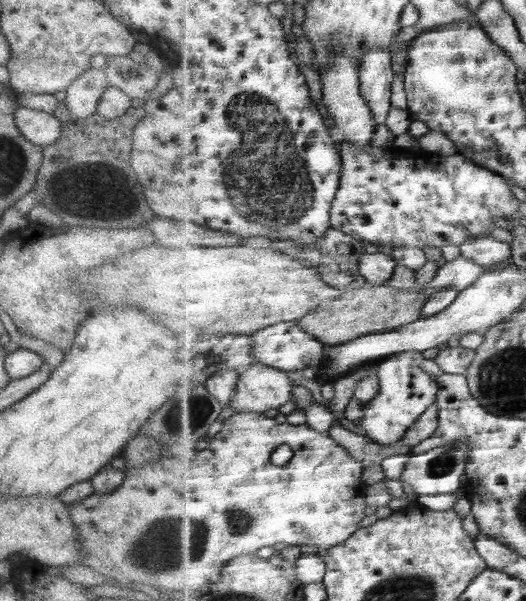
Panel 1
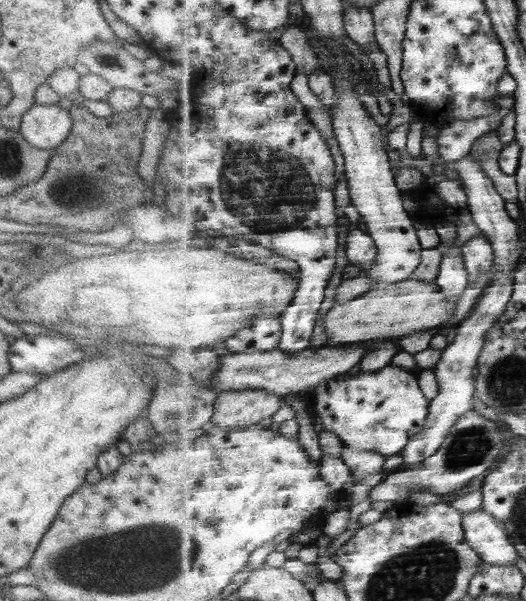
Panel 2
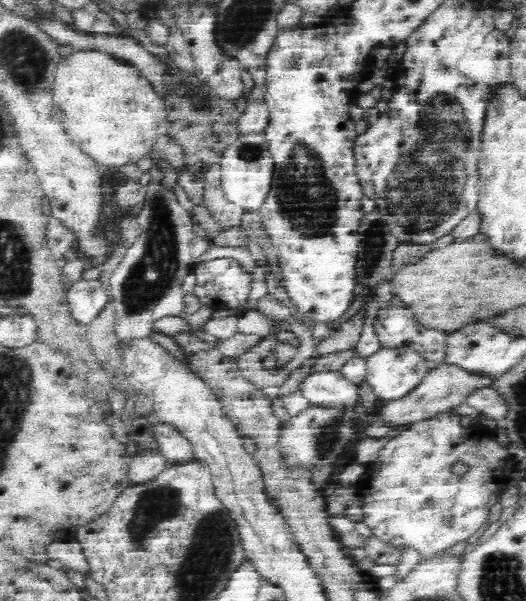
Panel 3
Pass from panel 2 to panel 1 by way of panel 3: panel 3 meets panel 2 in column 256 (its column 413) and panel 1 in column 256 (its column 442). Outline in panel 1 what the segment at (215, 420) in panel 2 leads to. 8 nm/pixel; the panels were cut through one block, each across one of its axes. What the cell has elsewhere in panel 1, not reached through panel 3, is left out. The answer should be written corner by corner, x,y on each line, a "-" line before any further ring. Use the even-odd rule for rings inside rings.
255,362
240,375
231,404
234,413
263,413
292,401
294,384
287,372

